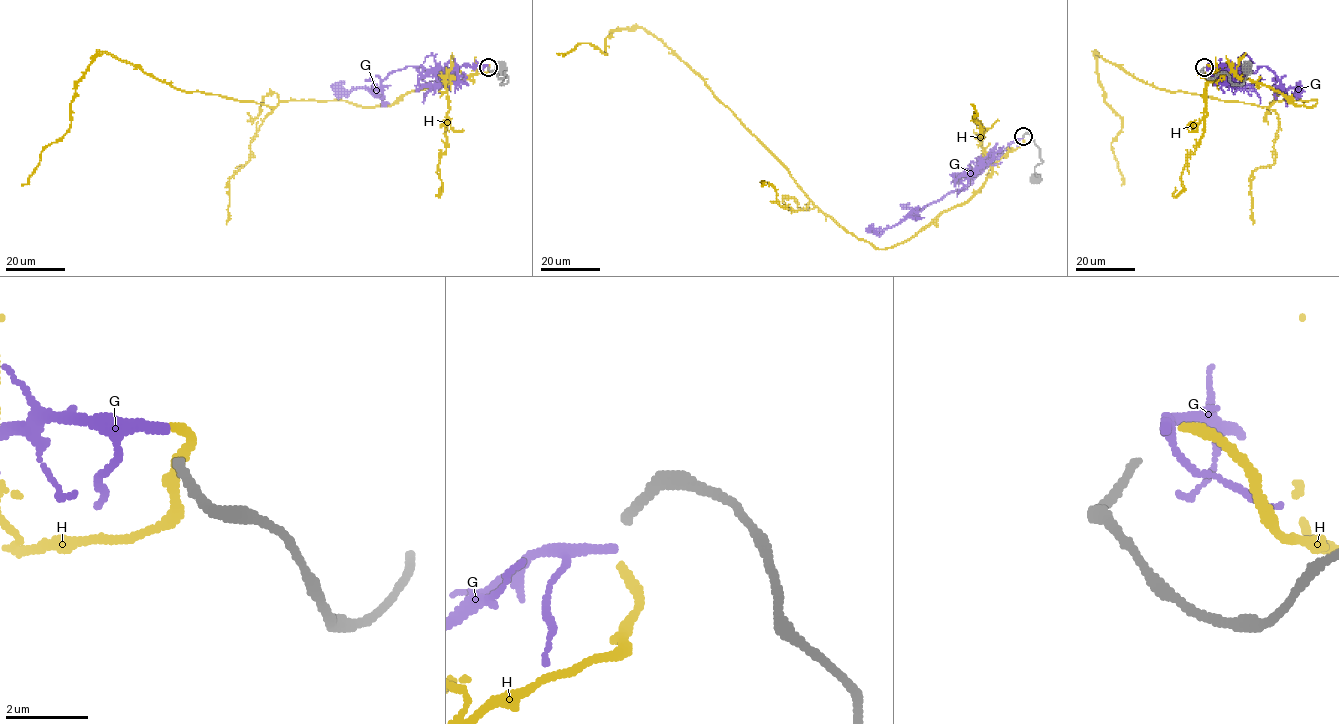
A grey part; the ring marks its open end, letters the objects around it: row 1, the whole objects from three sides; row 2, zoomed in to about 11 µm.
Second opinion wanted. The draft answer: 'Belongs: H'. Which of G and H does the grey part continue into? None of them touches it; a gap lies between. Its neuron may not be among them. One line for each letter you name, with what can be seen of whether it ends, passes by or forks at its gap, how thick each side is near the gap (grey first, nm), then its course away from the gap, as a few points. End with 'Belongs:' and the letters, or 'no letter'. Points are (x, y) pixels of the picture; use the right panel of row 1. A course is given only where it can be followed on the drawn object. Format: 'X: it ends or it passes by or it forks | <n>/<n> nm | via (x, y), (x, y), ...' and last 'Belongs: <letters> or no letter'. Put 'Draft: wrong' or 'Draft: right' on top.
Draft: right
H: it ends | 200/240 nm | via (1207, 65), (1294, 104), (1316, 102), (1169, 91), (1095, 52), (1121, 119), (1110, 143), (1121, 185)
Belongs: H

